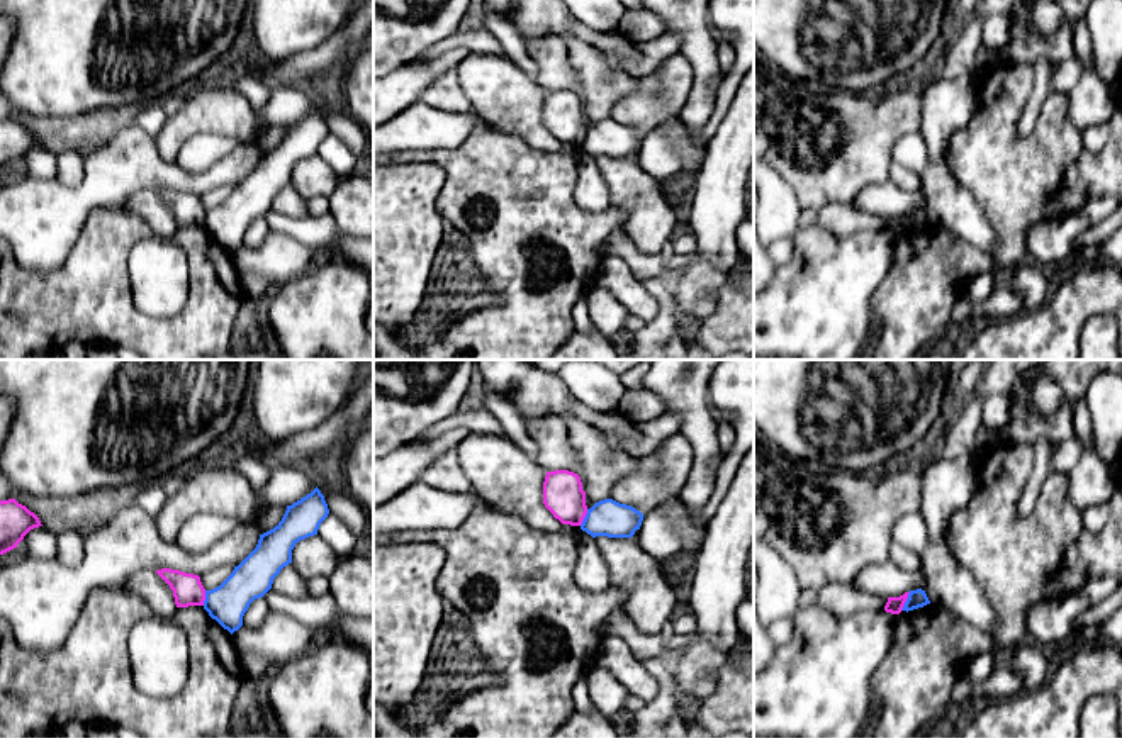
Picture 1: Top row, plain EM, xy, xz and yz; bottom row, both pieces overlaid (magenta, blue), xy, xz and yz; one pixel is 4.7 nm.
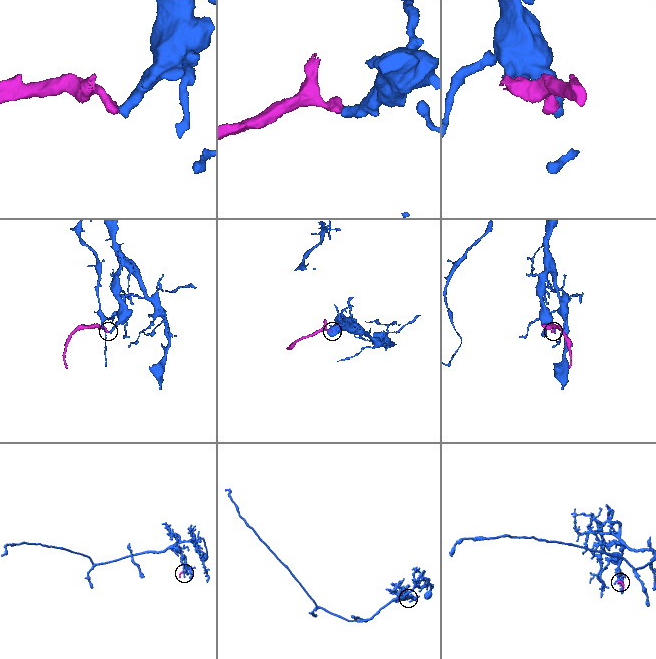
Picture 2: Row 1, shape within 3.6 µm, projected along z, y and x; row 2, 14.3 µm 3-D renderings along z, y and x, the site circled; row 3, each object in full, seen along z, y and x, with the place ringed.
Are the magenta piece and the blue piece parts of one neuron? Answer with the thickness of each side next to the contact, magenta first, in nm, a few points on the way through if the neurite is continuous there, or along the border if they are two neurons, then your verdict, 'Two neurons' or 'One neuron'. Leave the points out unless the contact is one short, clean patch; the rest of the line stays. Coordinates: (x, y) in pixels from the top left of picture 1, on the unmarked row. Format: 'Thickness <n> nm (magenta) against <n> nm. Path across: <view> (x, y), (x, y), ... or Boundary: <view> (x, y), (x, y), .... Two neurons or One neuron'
Thickness 80 nm (magenta) against 80 nm. Boundary: yz (910, 212), (900, 229). Two neurons

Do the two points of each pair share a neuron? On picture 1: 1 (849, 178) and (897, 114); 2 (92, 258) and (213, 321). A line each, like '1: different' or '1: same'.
1: same
2: same

